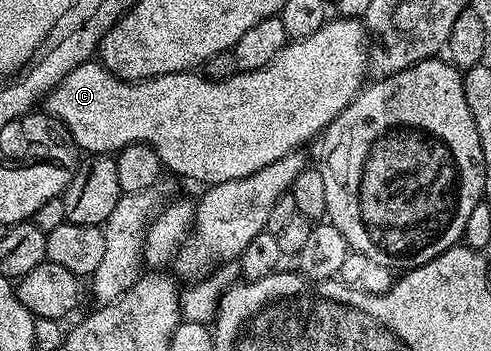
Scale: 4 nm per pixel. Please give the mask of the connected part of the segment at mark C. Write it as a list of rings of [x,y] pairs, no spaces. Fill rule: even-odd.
[[[333,17],[324,23],[319,33],[286,42],[275,61],[261,71],[243,71],[223,81],[187,71],[130,81],[118,79],[100,62],[90,61],[79,65],[79,69],[71,69],[44,99],[43,107],[73,134],[82,152],[116,153],[128,143],[146,143],[155,149],[168,170],[170,167],[185,179],[198,179],[204,185],[212,185],[247,177],[271,165],[271,161],[279,161],[279,157],[298,150],[305,145],[301,143],[317,134],[318,138],[362,90],[370,51],[371,39],[360,18]]]

